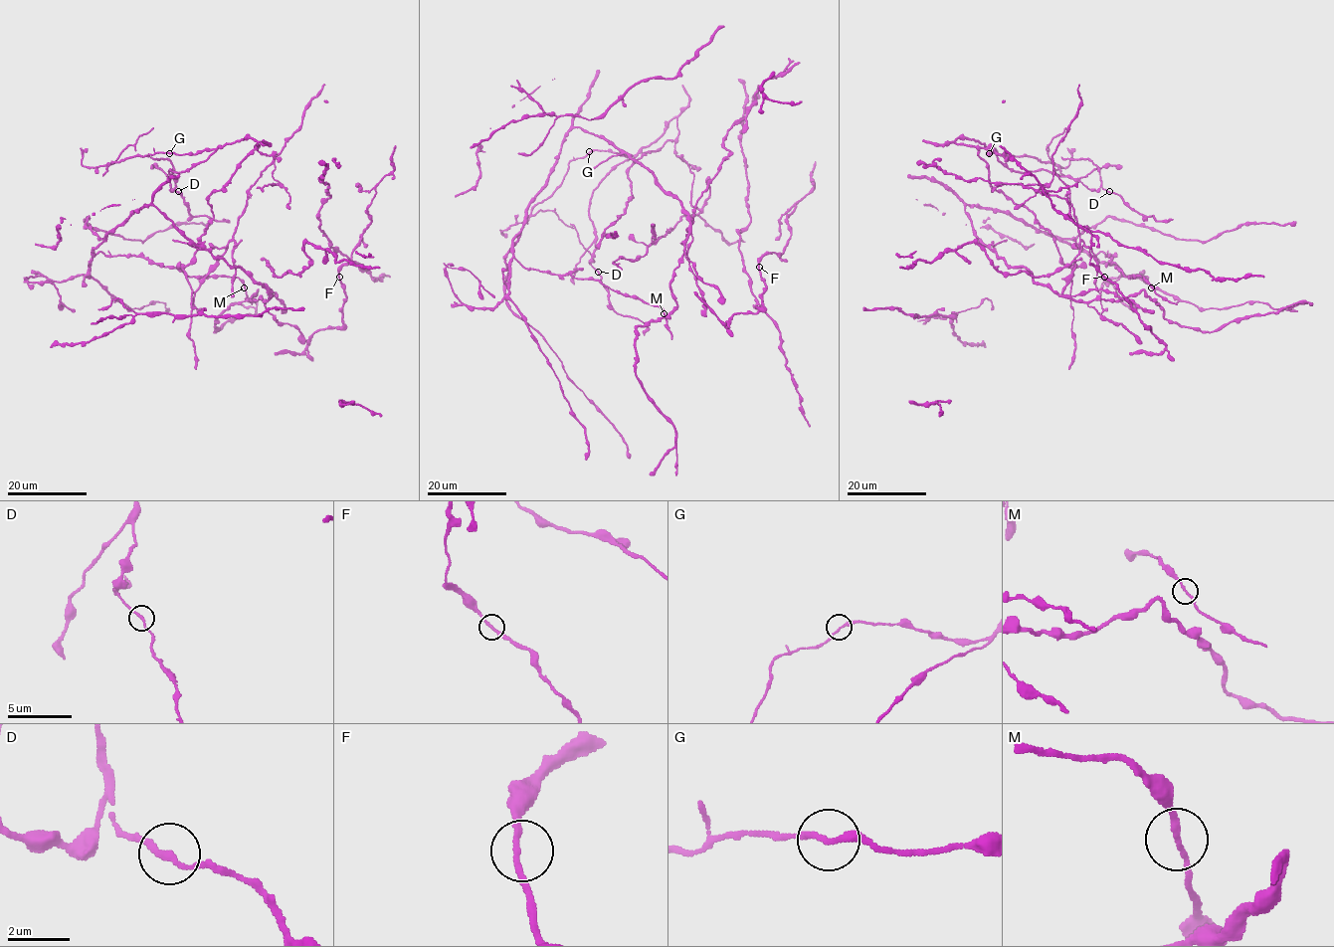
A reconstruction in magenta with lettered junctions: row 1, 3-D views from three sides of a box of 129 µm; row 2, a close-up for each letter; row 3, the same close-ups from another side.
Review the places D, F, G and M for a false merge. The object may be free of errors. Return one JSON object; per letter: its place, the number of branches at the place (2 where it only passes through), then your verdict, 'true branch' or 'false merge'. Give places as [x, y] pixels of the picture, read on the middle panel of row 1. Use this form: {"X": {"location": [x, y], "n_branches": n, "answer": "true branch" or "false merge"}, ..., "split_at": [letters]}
{"D": {"location": [598, 272], "n_branches": 2, "answer": "true branch"}, "F": {"location": [759, 267], "n_branches": 2, "answer": "true branch"}, "G": {"location": [589, 151], "n_branches": 2, "answer": "false merge"}, "M": {"location": [664, 313], "n_branches": 2, "answer": "true branch"}, "split_at": ["G"]}

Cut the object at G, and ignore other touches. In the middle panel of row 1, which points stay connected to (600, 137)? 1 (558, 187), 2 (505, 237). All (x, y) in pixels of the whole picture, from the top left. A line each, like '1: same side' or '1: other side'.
1: other side
2: other side

